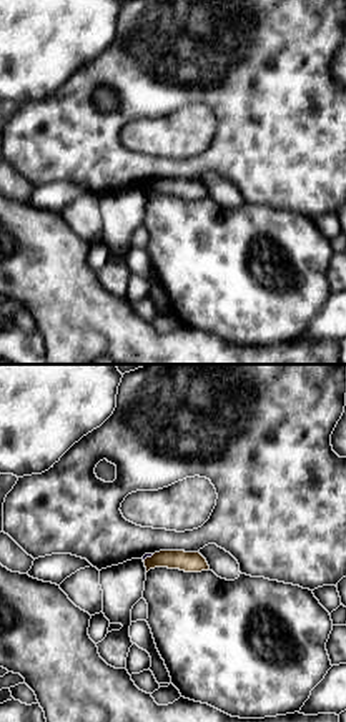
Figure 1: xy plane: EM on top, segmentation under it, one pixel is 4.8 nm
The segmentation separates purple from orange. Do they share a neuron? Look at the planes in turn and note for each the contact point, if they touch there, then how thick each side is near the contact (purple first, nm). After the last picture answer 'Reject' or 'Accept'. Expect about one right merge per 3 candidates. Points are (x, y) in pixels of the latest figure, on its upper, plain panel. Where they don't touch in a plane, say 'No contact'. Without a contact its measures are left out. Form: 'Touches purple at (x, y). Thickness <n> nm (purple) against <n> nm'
Touches purple at (148, 183). Thickness 20 nm (purple) against 100 nm

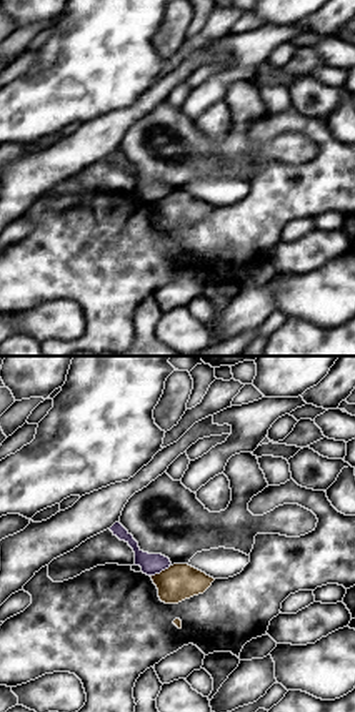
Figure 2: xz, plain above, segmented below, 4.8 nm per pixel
Touches purple at (160, 198). Thickness 100 nm (purple) against 180 nm

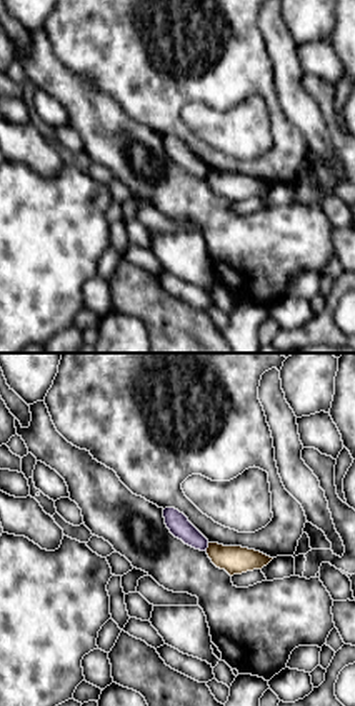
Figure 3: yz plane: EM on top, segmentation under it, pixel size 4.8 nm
Touches purple at (207, 174). Thickness 110 nm (purple) against 140 nm

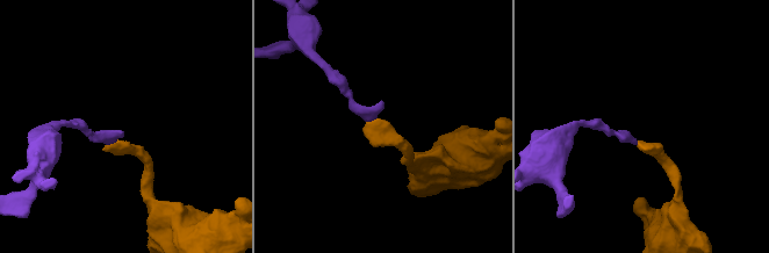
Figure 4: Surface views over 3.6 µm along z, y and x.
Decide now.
Reject

